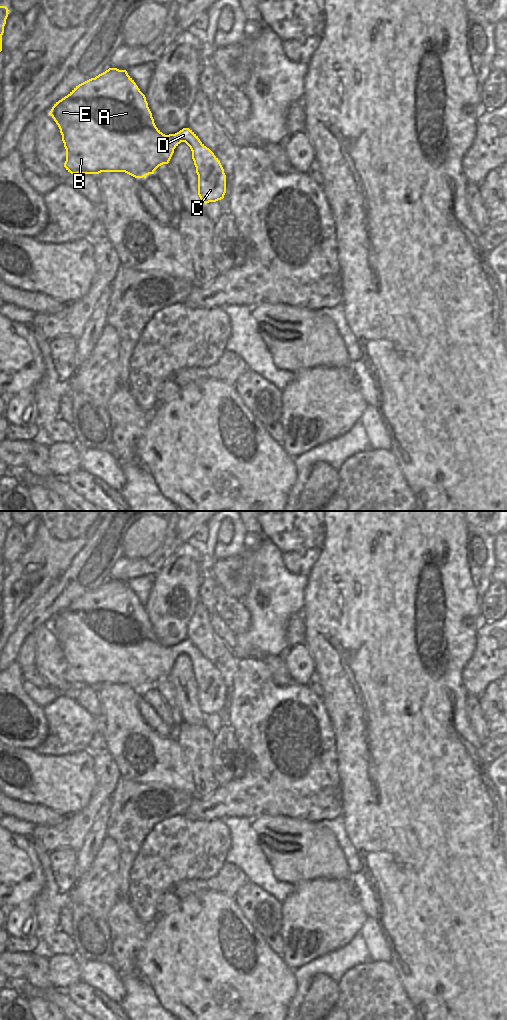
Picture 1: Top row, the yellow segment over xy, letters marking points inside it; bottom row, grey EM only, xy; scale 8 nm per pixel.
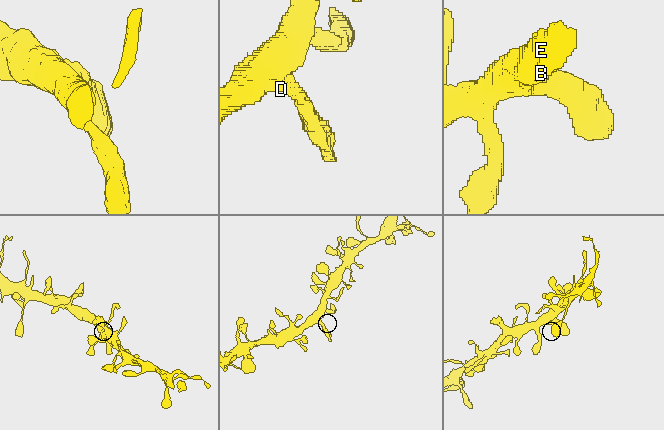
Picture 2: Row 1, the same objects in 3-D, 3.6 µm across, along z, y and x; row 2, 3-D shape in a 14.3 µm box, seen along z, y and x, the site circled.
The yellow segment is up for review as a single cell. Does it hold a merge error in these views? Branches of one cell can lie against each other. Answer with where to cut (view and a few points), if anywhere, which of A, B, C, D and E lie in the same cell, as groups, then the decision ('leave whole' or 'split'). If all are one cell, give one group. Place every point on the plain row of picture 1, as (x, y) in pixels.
no cut | A B C D E | leave whole

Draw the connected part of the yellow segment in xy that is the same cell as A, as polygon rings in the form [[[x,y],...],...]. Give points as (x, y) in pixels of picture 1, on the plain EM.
[[[109,580],[95,590],[76,598],[67,608],[54,616],[50,627],[58,637],[66,661],[64,679],[71,686],[99,686],[101,684],[125,684],[135,690],[143,690],[163,676],[168,676],[174,661],[185,654],[192,663],[192,671],[198,687],[198,707],[205,716],[224,710],[226,687],[214,667],[189,640],[165,647],[155,637],[145,607],[140,603],[126,582]]]

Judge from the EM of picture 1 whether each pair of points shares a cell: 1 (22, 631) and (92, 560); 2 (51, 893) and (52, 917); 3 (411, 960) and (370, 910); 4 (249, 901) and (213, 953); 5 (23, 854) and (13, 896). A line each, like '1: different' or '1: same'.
1: same
2: same
3: different
4: different
5: same

